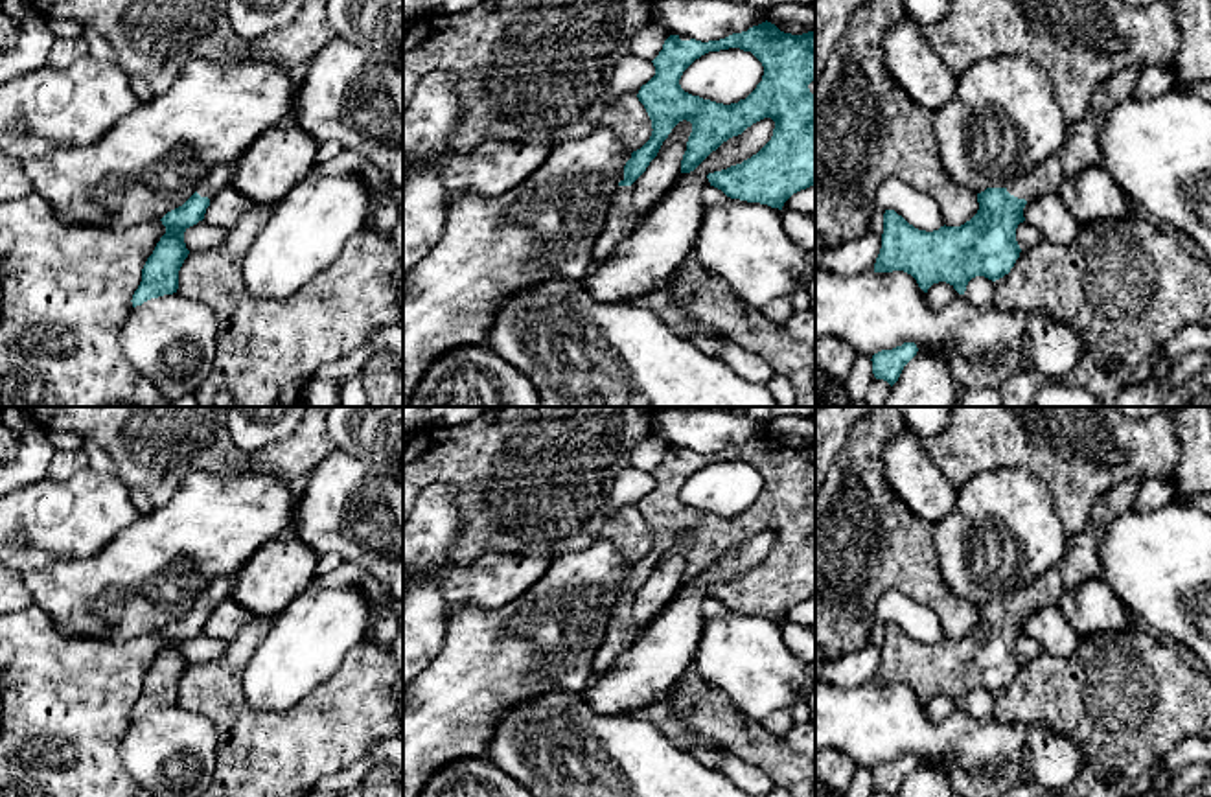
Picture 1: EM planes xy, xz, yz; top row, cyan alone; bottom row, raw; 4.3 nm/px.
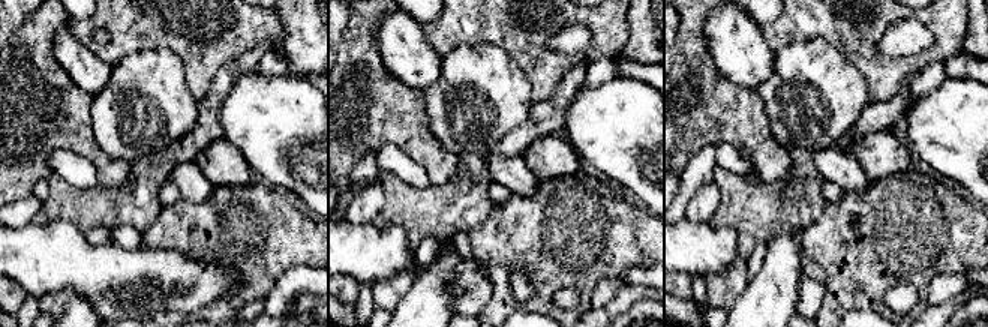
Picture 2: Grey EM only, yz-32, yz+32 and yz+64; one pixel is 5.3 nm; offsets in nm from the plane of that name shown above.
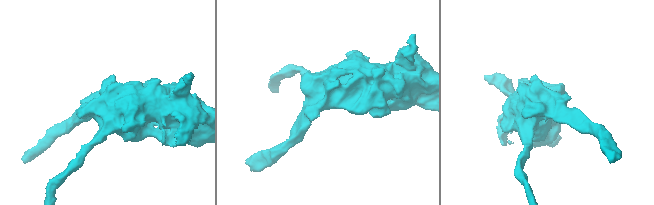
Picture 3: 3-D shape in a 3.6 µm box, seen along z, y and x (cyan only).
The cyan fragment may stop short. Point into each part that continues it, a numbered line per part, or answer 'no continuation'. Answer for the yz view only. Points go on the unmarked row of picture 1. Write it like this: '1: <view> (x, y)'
1: yz (1081, 562)

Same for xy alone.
1: xy (219, 588)

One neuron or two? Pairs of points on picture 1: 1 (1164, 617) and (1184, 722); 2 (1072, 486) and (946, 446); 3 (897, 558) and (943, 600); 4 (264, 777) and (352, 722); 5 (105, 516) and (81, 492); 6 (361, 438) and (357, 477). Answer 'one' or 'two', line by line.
1: two
2: one
3: one
4: one
5: one
6: two

